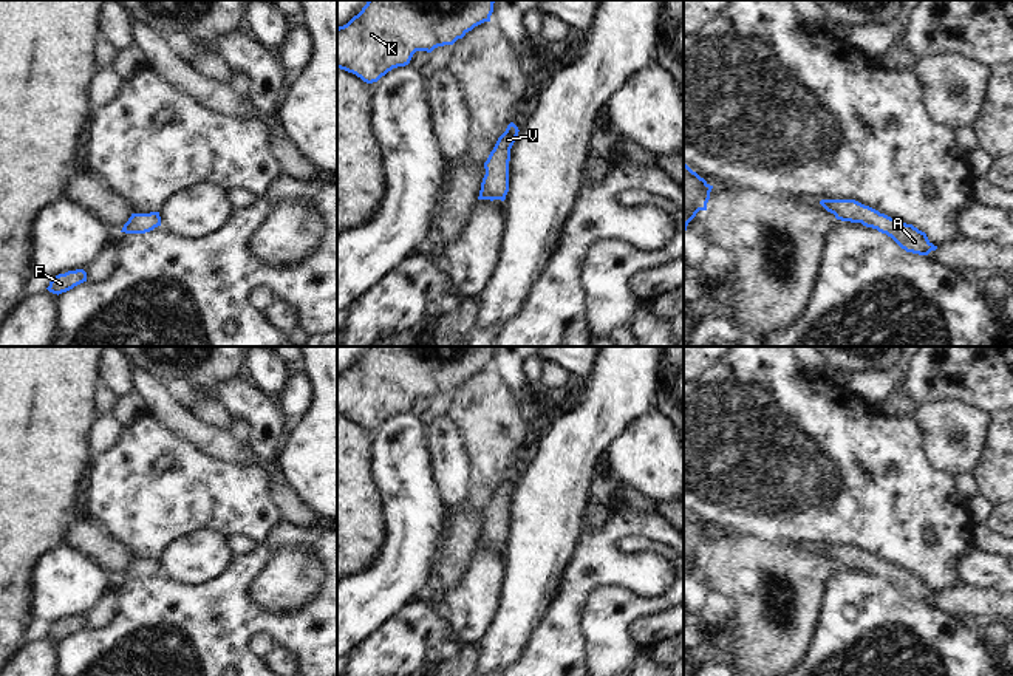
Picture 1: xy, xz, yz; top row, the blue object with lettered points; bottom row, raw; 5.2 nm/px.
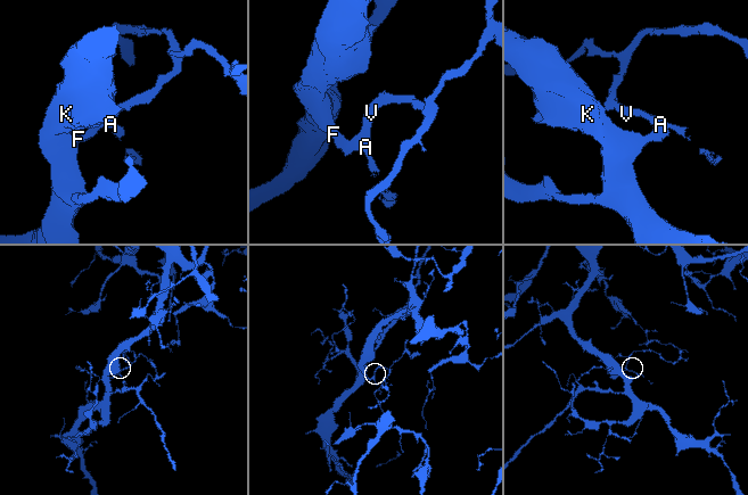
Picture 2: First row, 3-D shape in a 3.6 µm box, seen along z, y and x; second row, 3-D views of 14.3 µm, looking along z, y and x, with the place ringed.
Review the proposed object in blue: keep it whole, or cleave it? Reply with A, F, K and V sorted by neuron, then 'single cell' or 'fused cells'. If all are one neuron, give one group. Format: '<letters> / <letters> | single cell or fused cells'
A F K V | single cell

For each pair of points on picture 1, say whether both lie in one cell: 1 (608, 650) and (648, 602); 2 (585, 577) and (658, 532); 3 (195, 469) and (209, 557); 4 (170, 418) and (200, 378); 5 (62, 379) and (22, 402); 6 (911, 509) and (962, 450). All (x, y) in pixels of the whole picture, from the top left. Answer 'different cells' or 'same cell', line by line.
1: same cell
2: same cell
3: different cells
4: different cells
5: same cell
6: different cells

